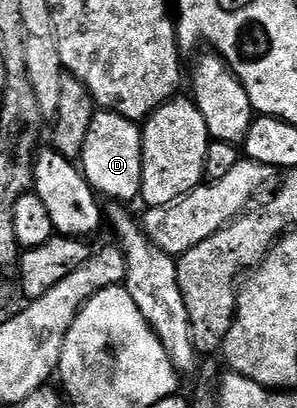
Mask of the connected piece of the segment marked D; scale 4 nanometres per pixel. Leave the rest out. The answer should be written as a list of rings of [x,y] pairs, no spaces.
[[[111,110],[97,111],[86,136],[83,160],[84,177],[101,197],[110,196],[114,202],[137,199],[144,185],[144,133],[141,125]]]

